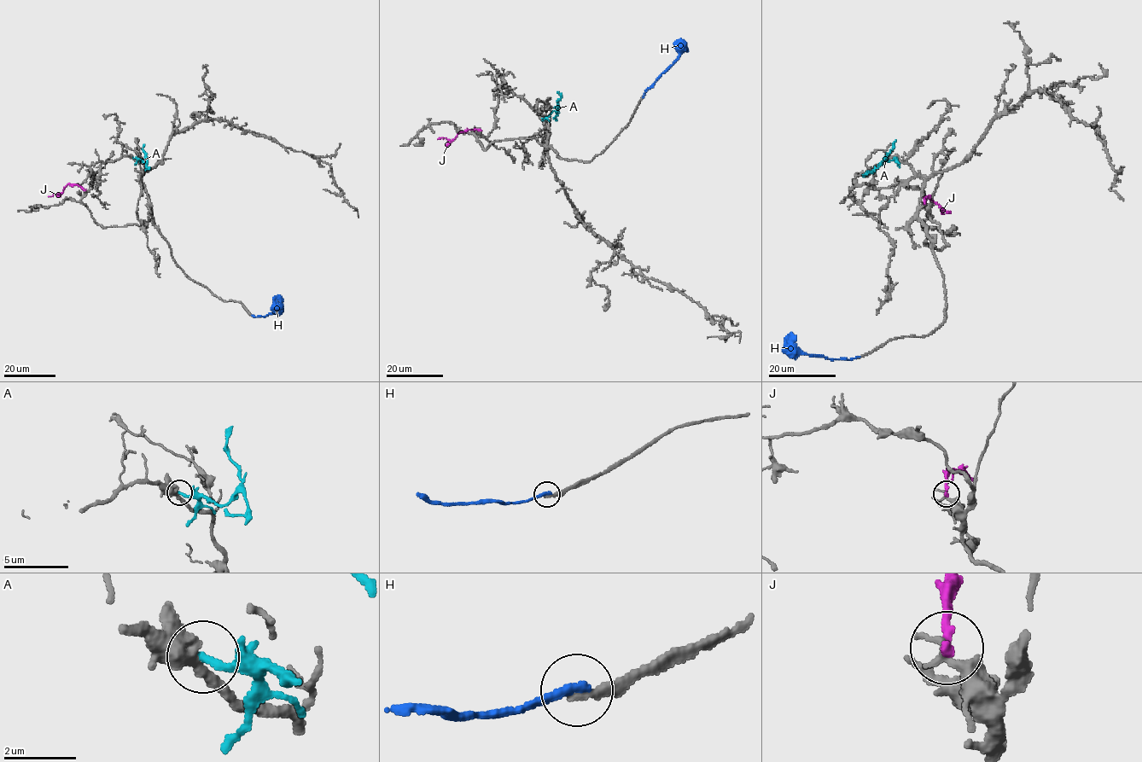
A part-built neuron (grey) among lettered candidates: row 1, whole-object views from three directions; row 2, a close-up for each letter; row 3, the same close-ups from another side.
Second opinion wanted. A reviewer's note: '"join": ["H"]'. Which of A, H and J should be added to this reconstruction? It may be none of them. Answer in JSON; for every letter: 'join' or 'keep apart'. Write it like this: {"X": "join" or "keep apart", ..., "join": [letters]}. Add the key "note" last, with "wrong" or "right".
{"A": "keep apart", "H": "keep apart", "J": "keep apart", "join": [], "note": "wrong"}

